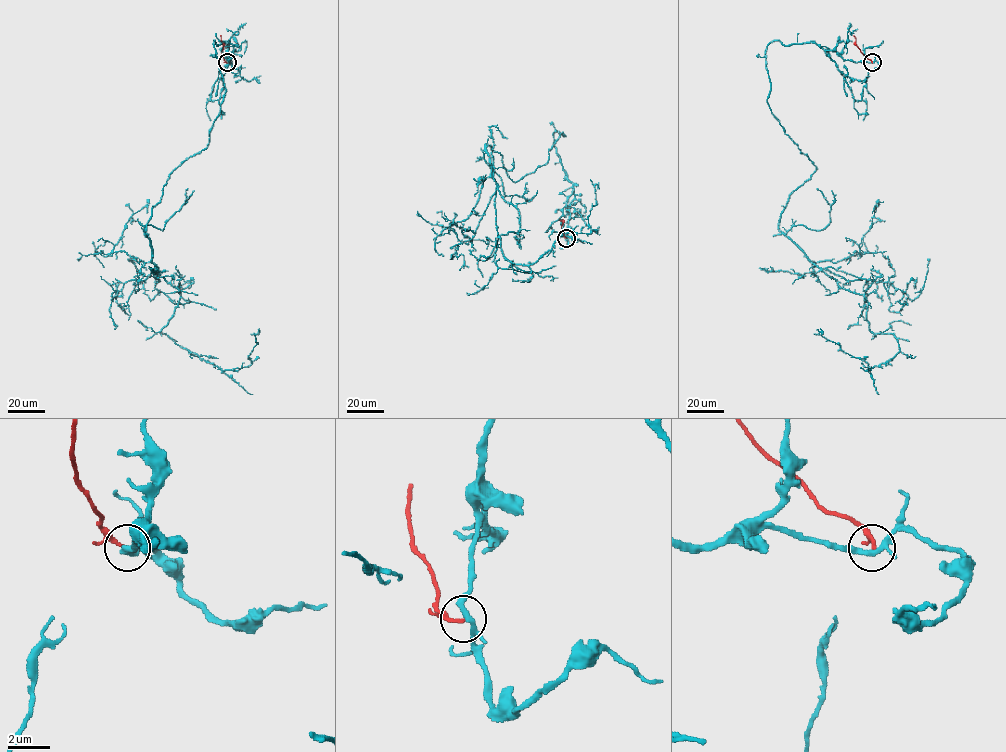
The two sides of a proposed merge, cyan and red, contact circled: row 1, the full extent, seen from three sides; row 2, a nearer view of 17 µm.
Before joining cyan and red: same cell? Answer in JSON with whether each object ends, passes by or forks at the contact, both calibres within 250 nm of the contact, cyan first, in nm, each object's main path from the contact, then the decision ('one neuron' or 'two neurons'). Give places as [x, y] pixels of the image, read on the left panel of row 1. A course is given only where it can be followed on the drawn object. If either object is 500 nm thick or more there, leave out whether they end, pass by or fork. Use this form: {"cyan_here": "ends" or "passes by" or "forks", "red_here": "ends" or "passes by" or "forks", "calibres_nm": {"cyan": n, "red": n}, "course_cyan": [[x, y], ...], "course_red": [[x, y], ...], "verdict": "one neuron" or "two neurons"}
{"cyan_here": "forks", "red_here": "passes by", "calibres_nm": {"cyan": 240, "red": 120}, "course_cyan": [[227, 63], [234, 46], [214, 40], [220, 113], [146, 236], [180, 291], [161, 333], [235, 371], [259, 330]], "course_red": [[227, 62], [222, 56], [221, 35]], "verdict": "two neurons"}

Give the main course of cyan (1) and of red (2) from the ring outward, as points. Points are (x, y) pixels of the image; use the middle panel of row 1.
1: (566, 237), (565, 135), (515, 182), (486, 144), (518, 211), (500, 236), (515, 263), (591, 233), (599, 182)
2: (566, 237), (560, 219)

